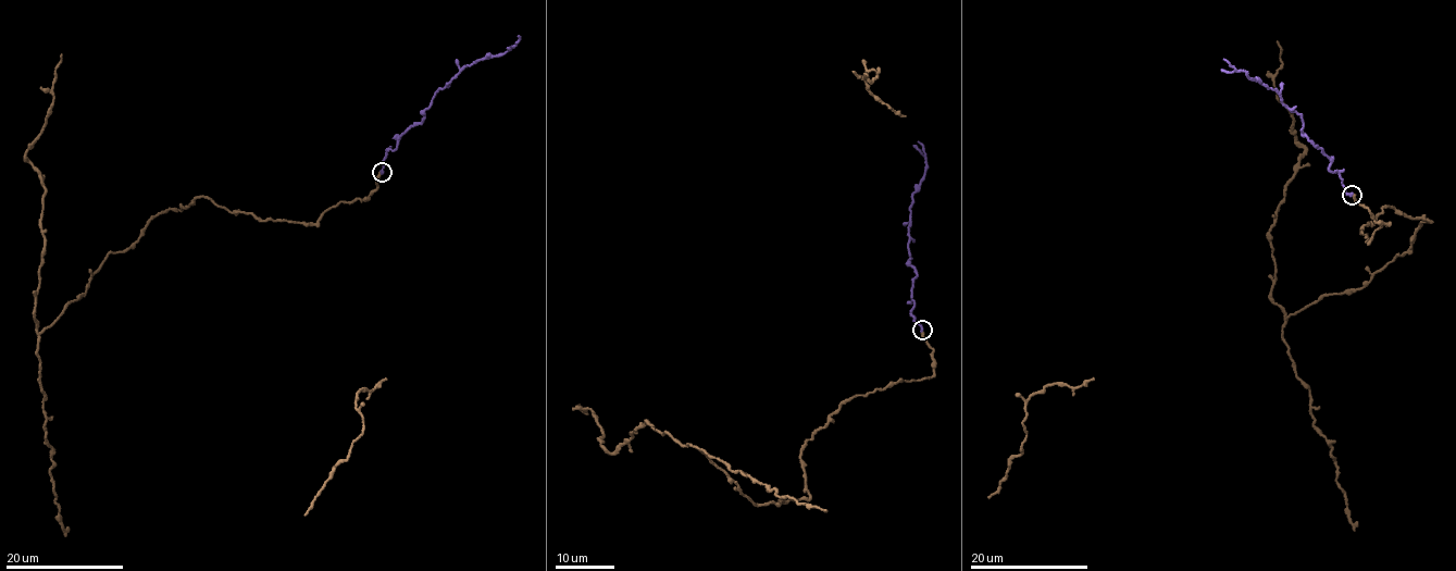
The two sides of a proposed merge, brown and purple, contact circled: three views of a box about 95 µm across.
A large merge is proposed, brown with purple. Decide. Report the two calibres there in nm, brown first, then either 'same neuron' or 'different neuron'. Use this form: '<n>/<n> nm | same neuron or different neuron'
240/280 nm | same neuron

